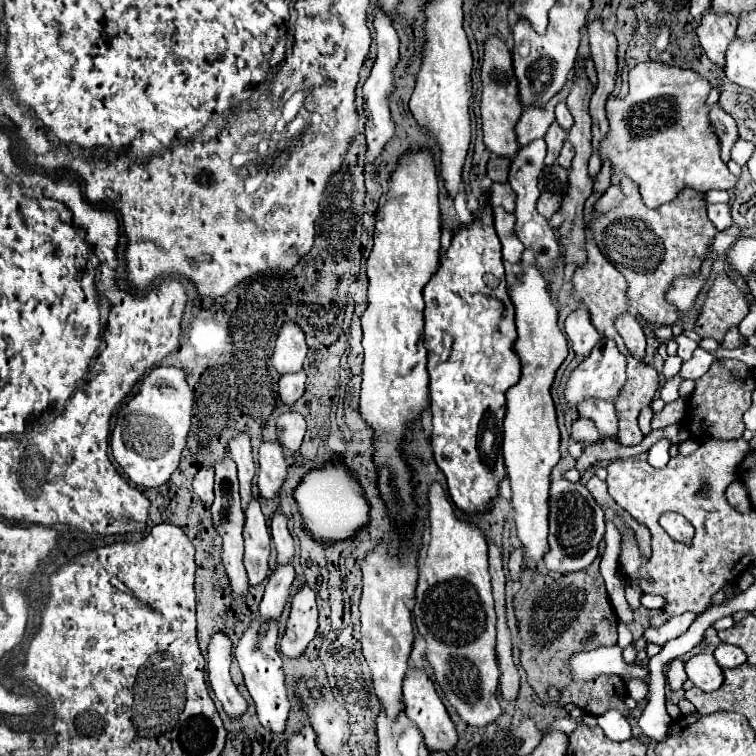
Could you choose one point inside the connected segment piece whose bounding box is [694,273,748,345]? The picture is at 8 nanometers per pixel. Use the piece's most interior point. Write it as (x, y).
(725, 306)

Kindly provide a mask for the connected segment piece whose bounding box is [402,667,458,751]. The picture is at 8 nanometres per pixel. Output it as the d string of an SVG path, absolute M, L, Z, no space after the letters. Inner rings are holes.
M414 667L408 669L406 677L404 677L404 705L406 705L406 715L416 723L416 727L422 731L424 741L428 751L448 751L456 745L458 735L456 735L456 727L442 703L442 699L438 697L436 689L434 689L434 681L430 679L430 675L426 673L424 667Z

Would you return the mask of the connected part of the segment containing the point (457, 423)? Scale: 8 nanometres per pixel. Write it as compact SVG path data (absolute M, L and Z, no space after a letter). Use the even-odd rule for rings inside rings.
M488 199L484 203L480 203L480 209L474 215L474 219L470 223L462 225L452 235L452 243L450 243L448 251L440 253L440 265L438 265L436 273L432 275L432 279L428 281L428 285L424 287L424 302L424 317L426 317L424 345L426 345L426 351L428 351L428 373L430 373L430 405L432 405L432 427L434 427L432 429L432 451L434 451L434 459L436 459L436 465L446 475L448 493L450 493L450 497L456 503L458 509L462 509L466 513L488 511L492 497L496 497L498 483L504 477L504 461L502 461L502 451L500 451L500 443L502 443L502 419L504 419L504 413L506 413L506 397L504 397L504 393L512 385L516 385L518 379L520 379L520 359L516 357L516 351L514 351L514 343L516 343L514 305L512 305L512 301L508 297L504 265L502 265L502 259L500 259L500 241L498 241L498 235L494 231L494 219L492 219L492 209L490 209L490 201ZM466 375L470 375L470 383L464 381Z

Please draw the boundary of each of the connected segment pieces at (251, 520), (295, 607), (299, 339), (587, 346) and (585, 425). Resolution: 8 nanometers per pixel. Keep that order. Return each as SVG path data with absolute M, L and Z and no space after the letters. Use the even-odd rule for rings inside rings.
M258 497L250 499L246 507L244 525L244 567L250 585L258 585L268 577L268 557L270 557L270 533L266 527L266 517L262 515Z
M304 585L290 601L290 615L286 623L286 631L280 639L280 651L286 657L298 657L314 639L318 629L318 609L316 609L316 593Z
M286 321L276 339L272 365L280 375L296 373L302 369L306 353L308 353L308 345L304 339L304 331L296 321Z
M582 305L566 319L566 335L572 341L572 349L580 361L584 361L592 347L602 339L602 335L592 327L590 315Z
M576 419L572 423L572 439L574 441L580 441L580 443L596 443L598 441L598 429L596 425L590 421L590 419Z

